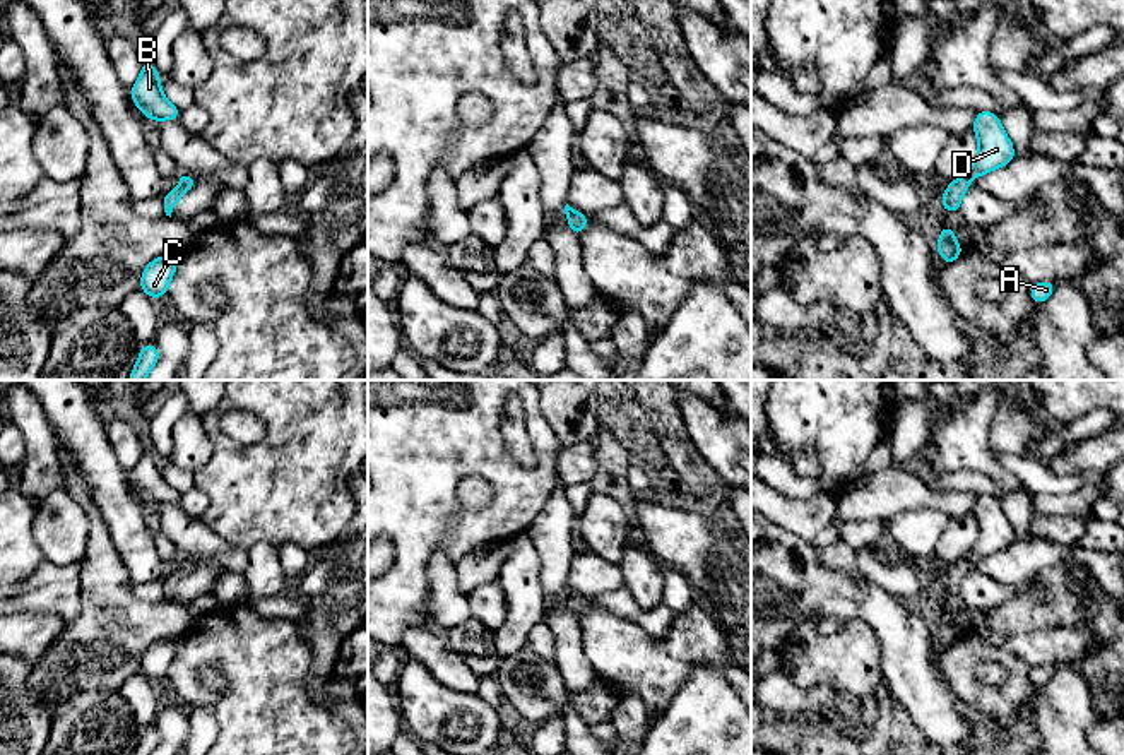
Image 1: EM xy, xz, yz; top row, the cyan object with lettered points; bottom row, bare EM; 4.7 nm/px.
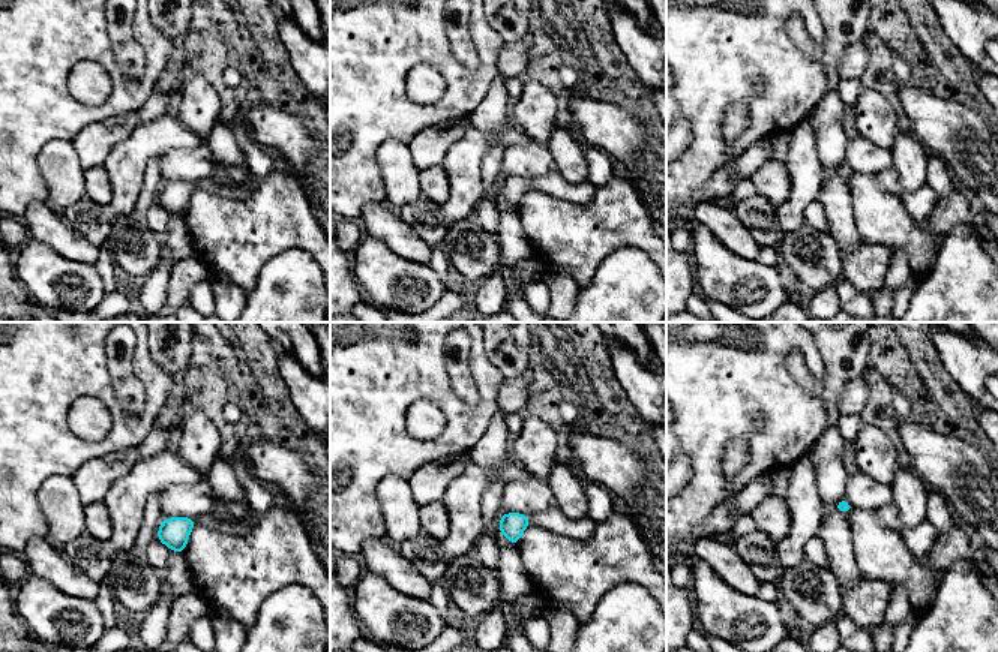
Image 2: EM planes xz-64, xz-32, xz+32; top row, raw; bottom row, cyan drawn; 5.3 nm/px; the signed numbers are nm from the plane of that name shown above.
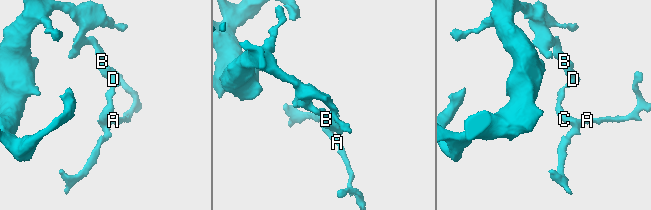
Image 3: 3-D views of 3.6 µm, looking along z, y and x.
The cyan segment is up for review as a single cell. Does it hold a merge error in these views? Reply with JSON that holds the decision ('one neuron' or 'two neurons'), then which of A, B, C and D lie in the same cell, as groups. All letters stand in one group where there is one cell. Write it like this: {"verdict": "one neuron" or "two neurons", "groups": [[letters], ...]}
{"verdict": "two neurons", "groups": [["A", "C"], ["B", "D"]]}

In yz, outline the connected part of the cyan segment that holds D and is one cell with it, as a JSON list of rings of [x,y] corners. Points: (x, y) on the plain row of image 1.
[[[979,493],[973,505],[973,517],[979,526],[979,539],[967,555],[970,563],[999,553],[1015,543],[1013,526],[996,496]]]

